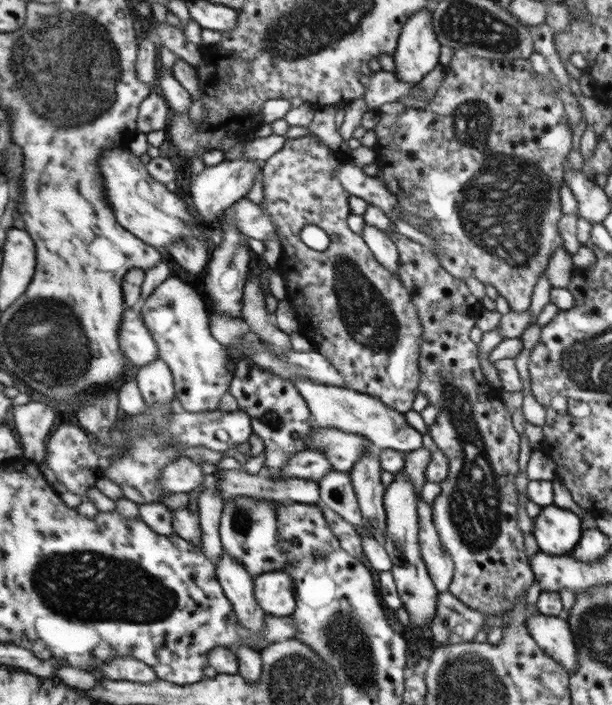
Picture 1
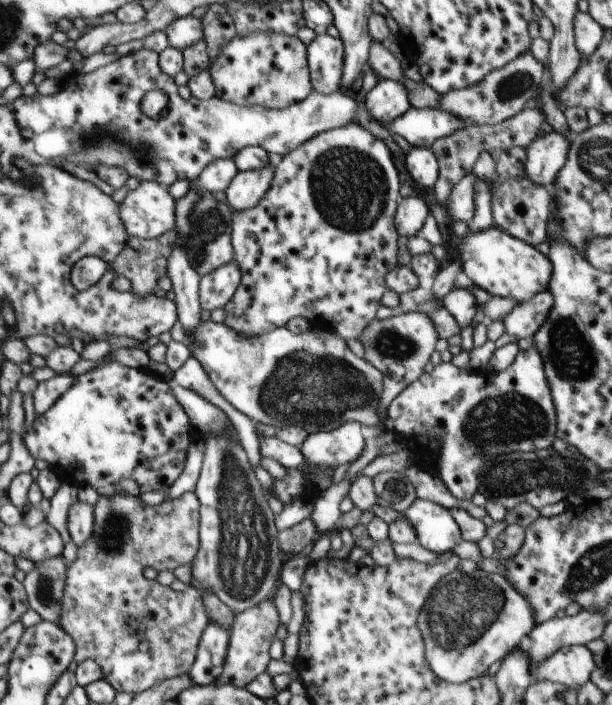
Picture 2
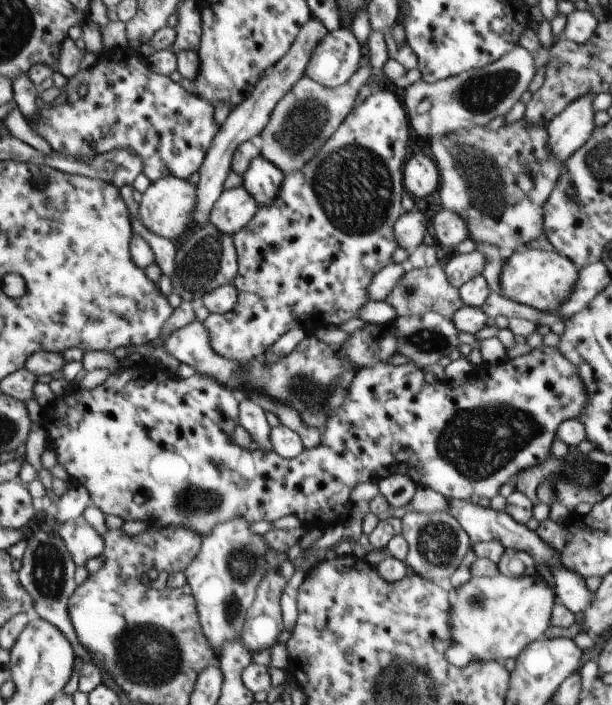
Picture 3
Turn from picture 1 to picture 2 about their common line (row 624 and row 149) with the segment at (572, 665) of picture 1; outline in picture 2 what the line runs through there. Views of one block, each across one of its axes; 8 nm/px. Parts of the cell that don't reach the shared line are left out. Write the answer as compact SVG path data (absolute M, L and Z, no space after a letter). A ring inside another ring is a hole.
M551 129L549 133L536 137L526 148L527 175L539 185L552 185L566 162L570 145L570 138Z

